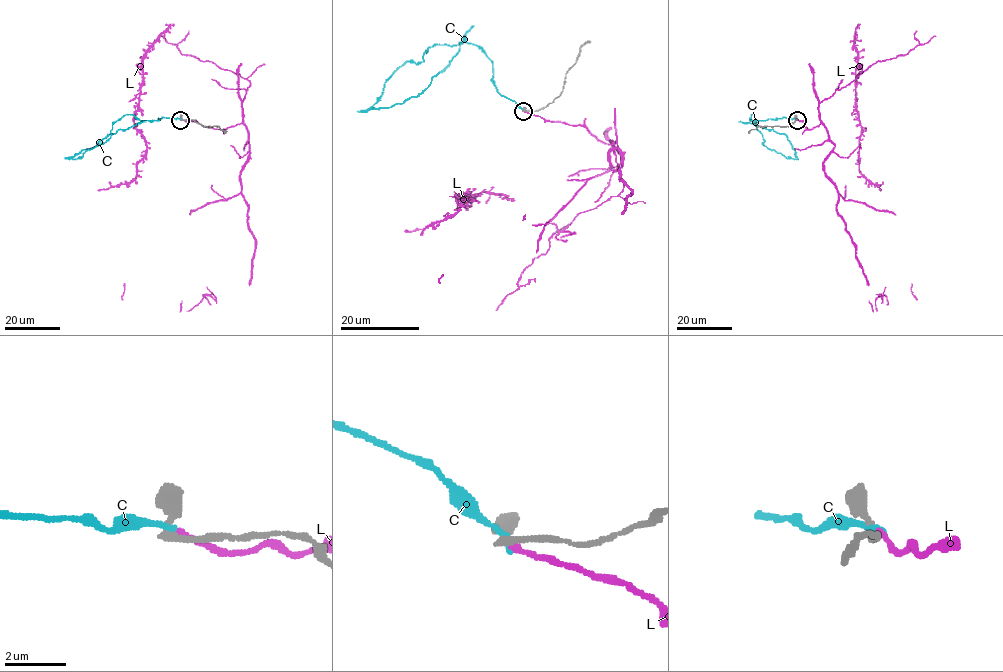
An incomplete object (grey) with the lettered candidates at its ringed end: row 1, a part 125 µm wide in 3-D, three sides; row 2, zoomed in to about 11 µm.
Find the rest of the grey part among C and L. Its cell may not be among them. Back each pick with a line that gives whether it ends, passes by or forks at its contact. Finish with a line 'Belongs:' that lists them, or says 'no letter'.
Belongs: no letter

